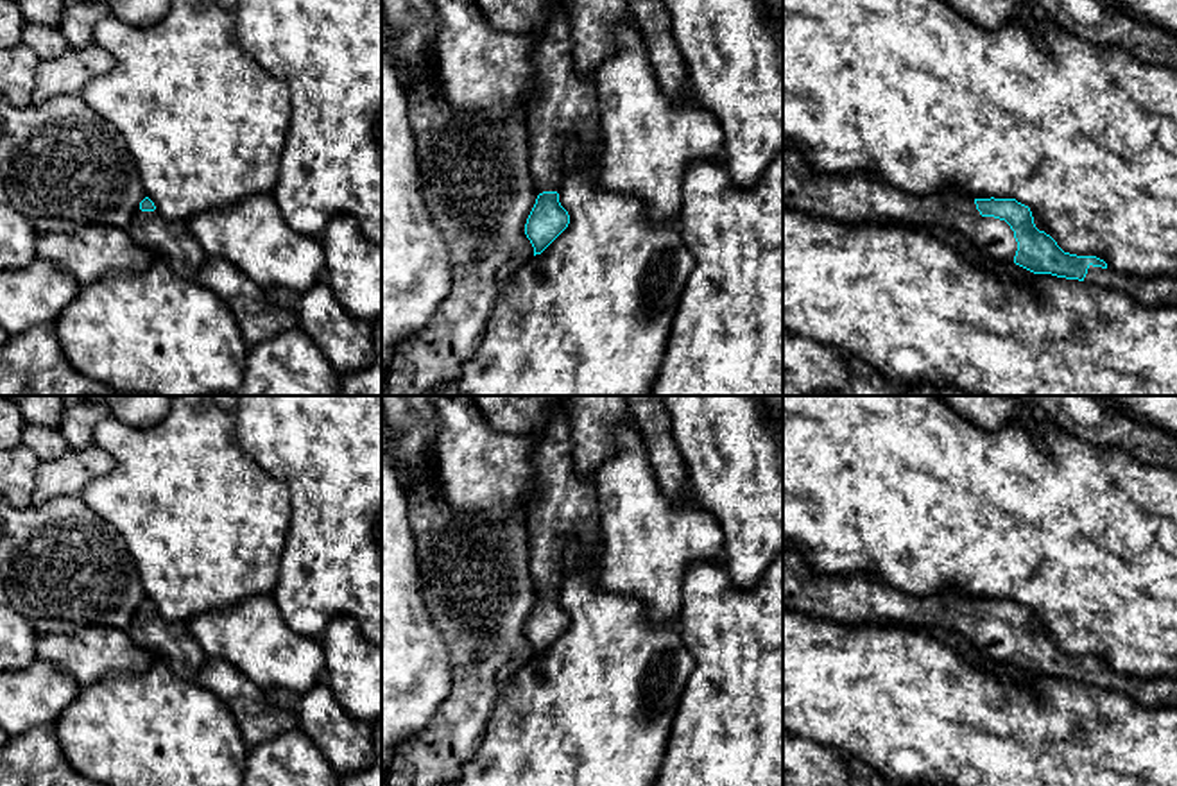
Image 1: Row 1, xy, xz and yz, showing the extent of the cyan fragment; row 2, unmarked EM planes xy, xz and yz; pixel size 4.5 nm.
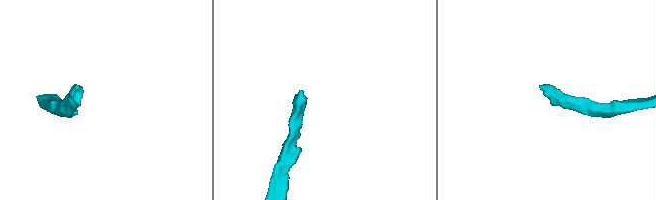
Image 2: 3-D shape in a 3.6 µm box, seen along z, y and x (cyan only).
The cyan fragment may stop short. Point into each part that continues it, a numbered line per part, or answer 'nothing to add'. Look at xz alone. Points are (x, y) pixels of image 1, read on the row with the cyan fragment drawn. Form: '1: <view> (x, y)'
1: xz (563, 108)

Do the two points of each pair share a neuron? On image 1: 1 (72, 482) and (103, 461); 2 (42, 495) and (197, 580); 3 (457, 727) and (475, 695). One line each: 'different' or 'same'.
1: same
2: different
3: same

